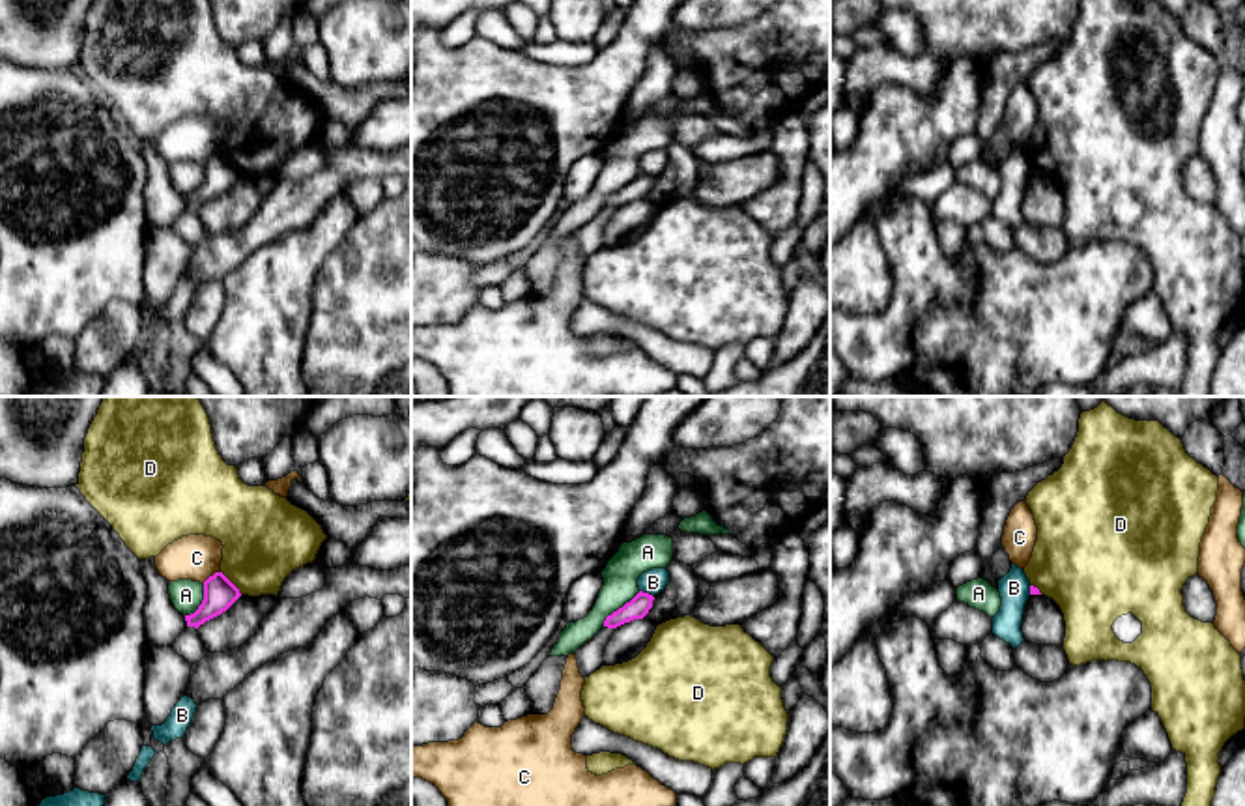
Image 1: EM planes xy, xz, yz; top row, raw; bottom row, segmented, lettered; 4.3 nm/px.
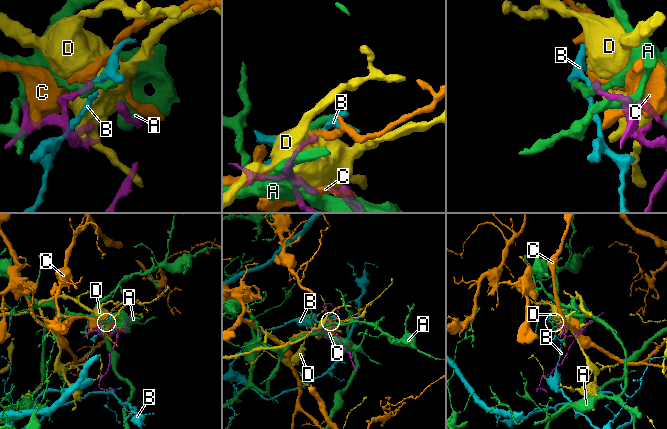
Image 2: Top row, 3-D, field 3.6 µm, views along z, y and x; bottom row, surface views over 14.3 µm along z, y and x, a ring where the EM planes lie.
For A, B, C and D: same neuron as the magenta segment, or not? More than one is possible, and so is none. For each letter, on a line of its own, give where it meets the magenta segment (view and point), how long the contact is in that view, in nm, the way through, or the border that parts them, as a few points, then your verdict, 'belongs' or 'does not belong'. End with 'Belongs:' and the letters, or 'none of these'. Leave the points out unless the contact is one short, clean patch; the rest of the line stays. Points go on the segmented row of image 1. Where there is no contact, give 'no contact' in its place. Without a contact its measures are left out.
A: xz (619, 608) | 220 nm | does not belong
B: xz (647, 593) | 70 nm | along xz (640, 590), (653, 597) | does not belong
C: xy (210, 576) | 90 nm | does not belong
D: xy (230, 582) | 140 nm | does not belong
Belongs: none of these

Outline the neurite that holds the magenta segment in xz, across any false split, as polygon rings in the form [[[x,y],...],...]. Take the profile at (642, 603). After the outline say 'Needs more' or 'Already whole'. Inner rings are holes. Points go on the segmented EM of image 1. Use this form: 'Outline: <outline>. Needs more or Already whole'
Outline: [[[639,591],[630,602],[606,617],[604,626],[617,628],[634,619],[643,619],[652,608],[654,597]]]. Already whole

